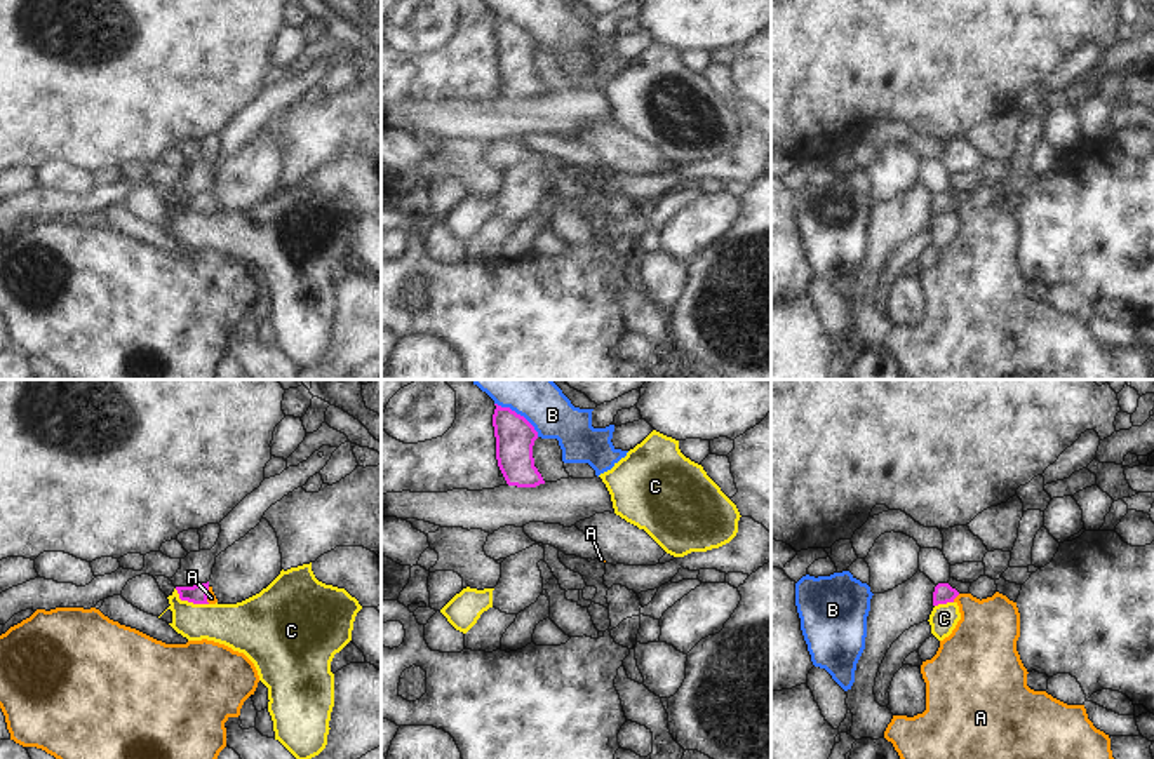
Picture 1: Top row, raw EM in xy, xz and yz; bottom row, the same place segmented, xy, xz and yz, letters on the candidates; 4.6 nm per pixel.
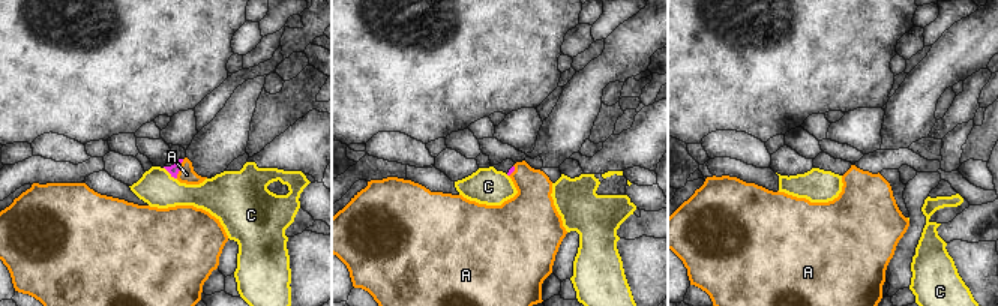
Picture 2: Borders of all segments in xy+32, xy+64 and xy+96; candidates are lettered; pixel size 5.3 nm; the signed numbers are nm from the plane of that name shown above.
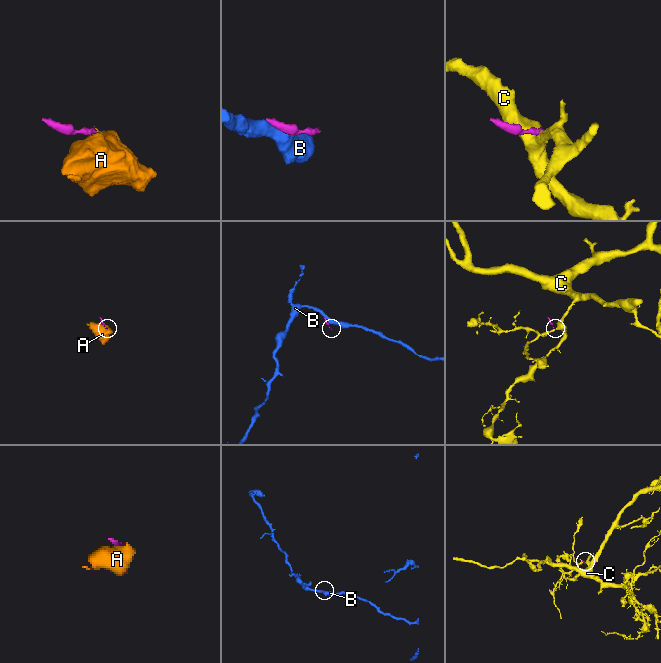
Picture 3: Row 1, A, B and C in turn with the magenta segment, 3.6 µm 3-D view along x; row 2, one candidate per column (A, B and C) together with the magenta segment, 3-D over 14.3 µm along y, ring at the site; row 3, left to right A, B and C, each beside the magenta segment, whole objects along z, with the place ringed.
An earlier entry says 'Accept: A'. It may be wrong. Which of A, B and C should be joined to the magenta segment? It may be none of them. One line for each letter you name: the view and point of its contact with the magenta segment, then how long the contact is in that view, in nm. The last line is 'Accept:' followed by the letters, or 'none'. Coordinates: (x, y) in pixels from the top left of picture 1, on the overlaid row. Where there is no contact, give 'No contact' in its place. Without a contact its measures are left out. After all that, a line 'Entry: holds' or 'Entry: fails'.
A: Touches magenta at yz (956, 596). Shared border 50 nm
Accept: A.
Entry: holds

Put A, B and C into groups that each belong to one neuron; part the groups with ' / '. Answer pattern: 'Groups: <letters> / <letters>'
Groups: A / B / C.

